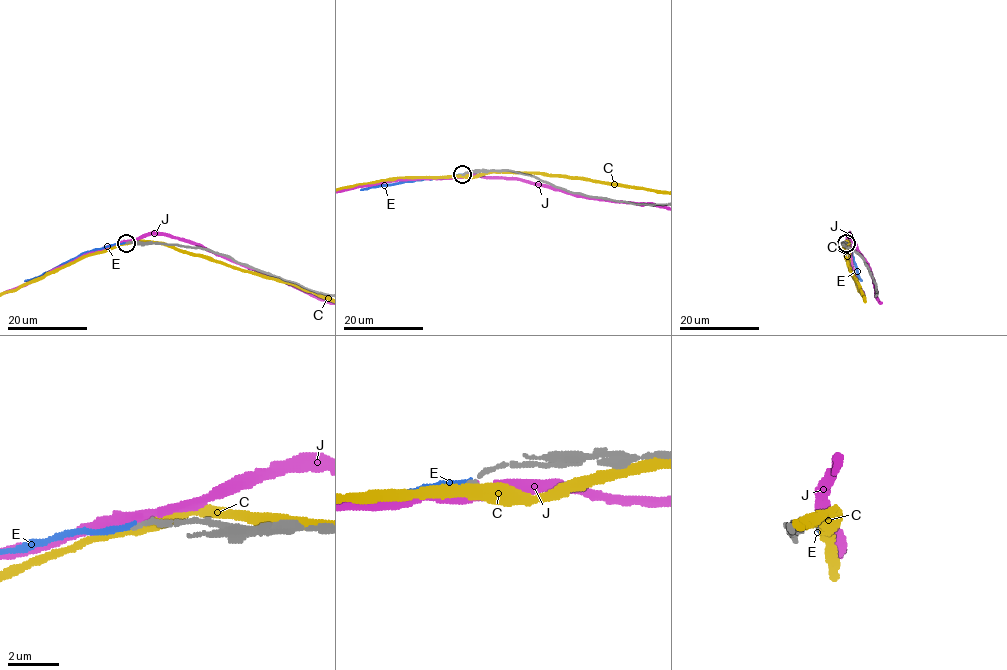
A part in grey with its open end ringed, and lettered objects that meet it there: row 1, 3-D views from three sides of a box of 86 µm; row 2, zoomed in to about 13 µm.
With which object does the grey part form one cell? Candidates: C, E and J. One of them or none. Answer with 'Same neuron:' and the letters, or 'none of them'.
Same neuron: none of them

